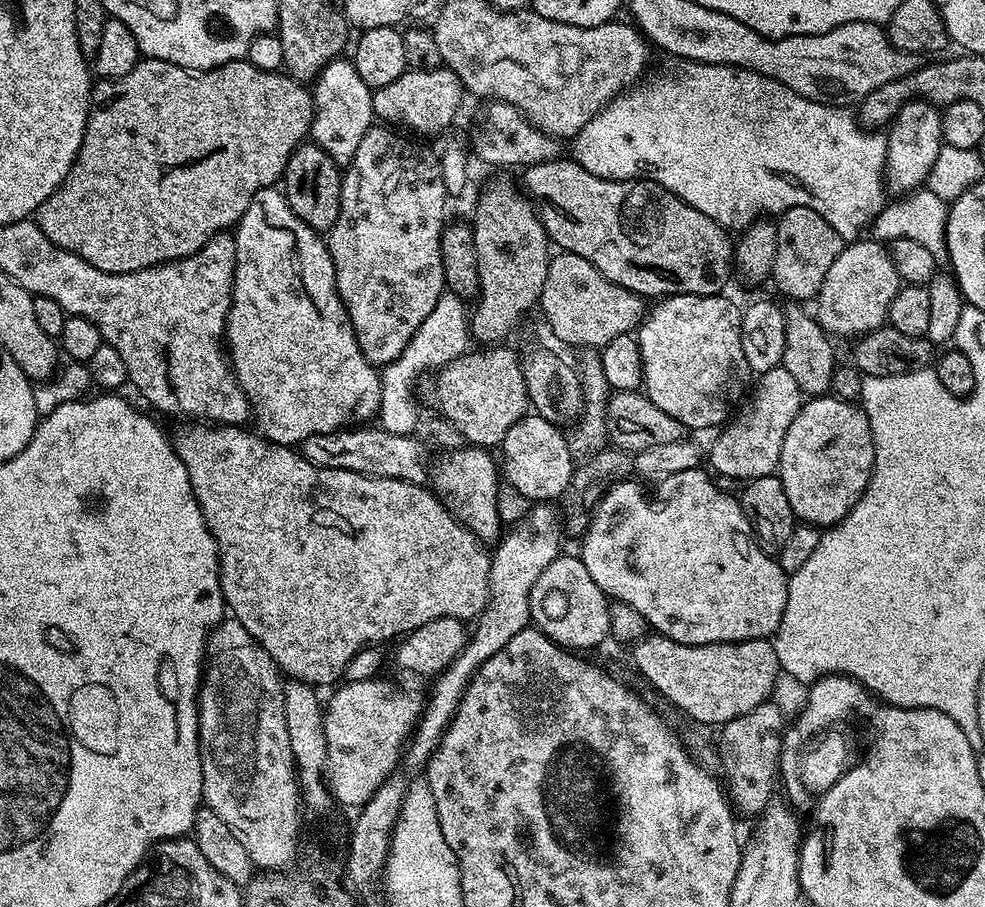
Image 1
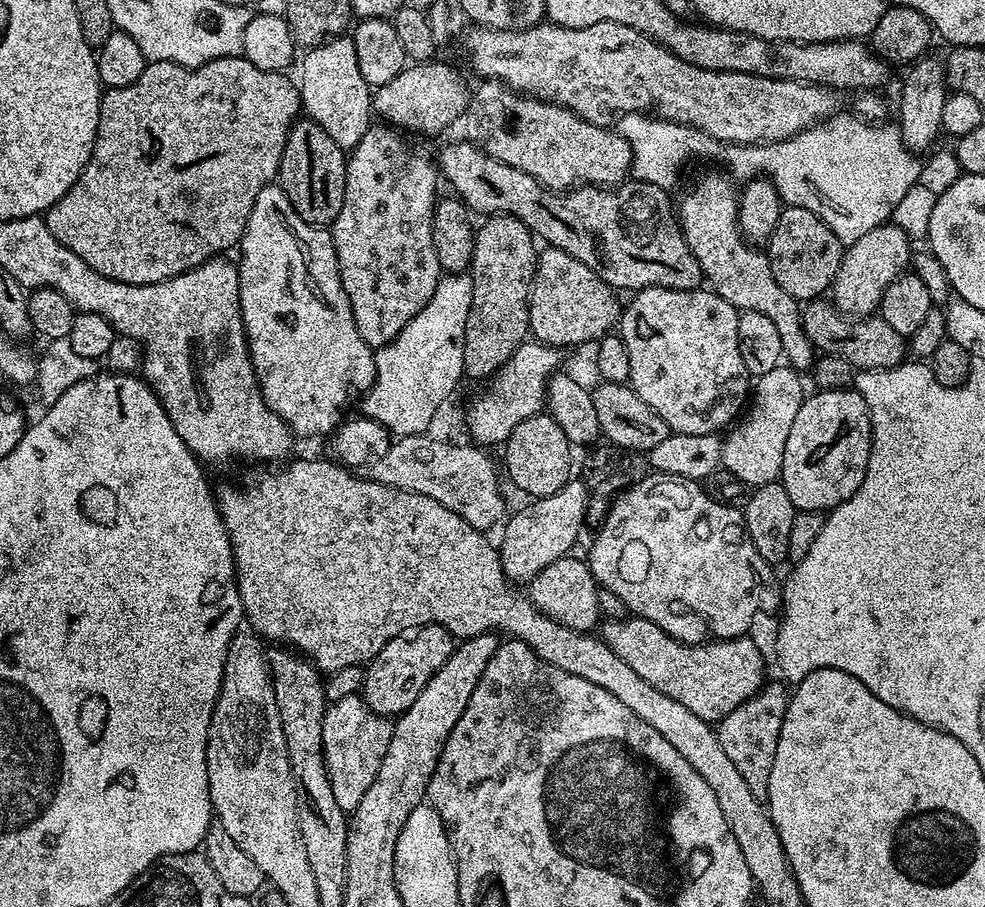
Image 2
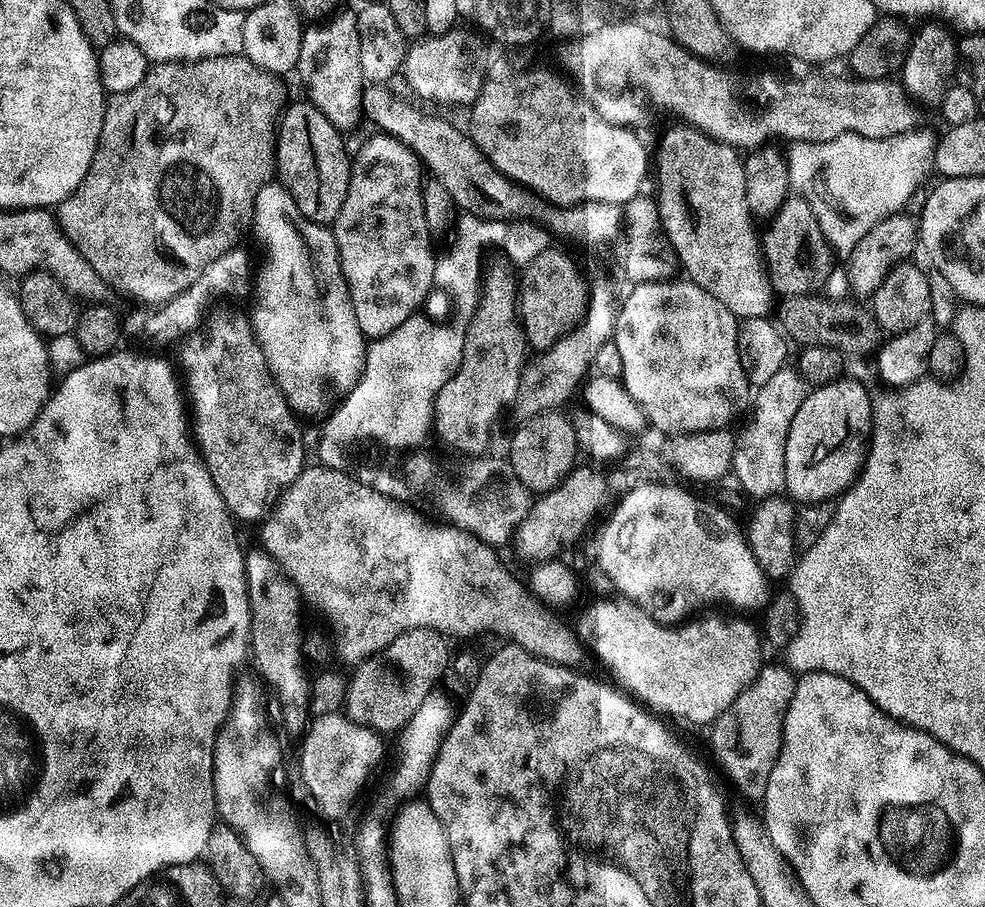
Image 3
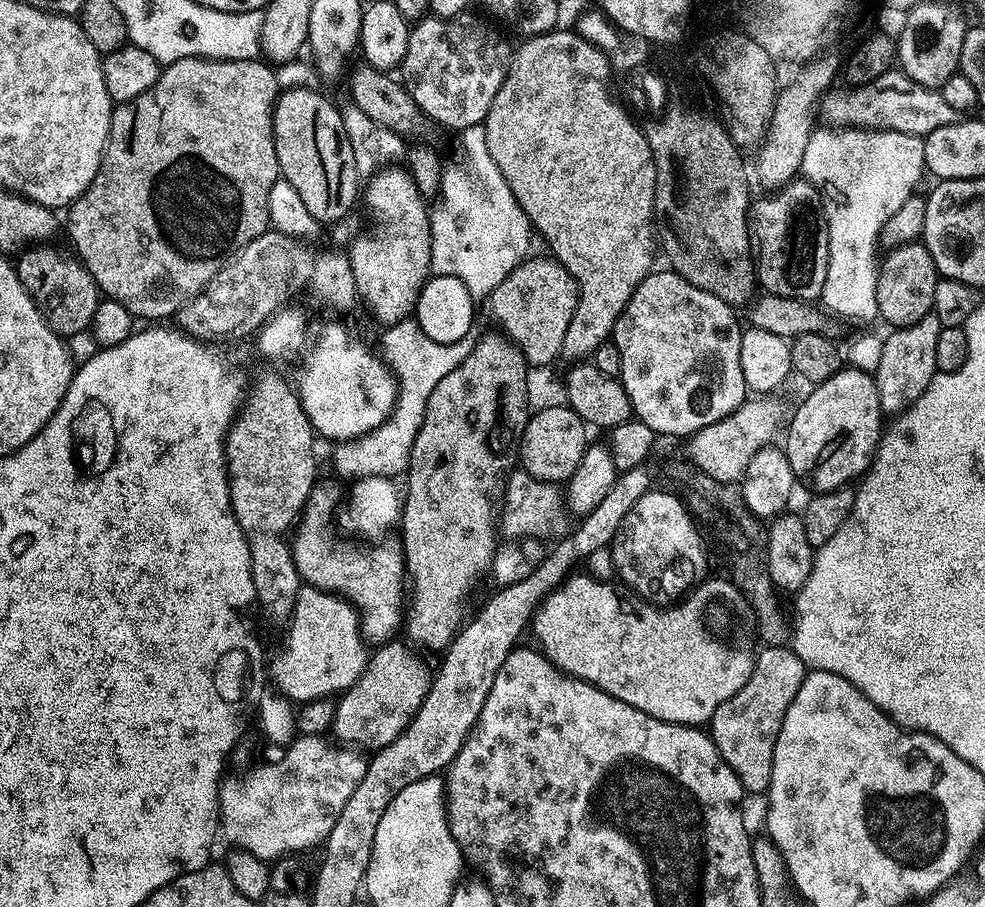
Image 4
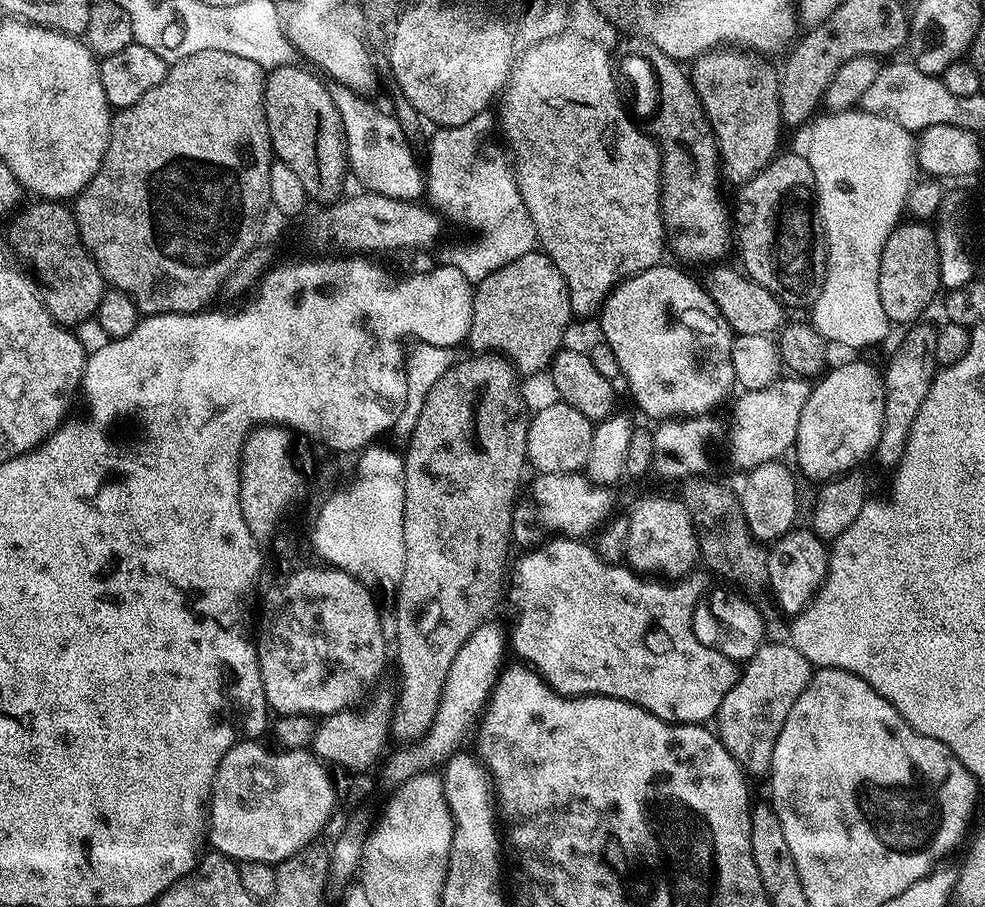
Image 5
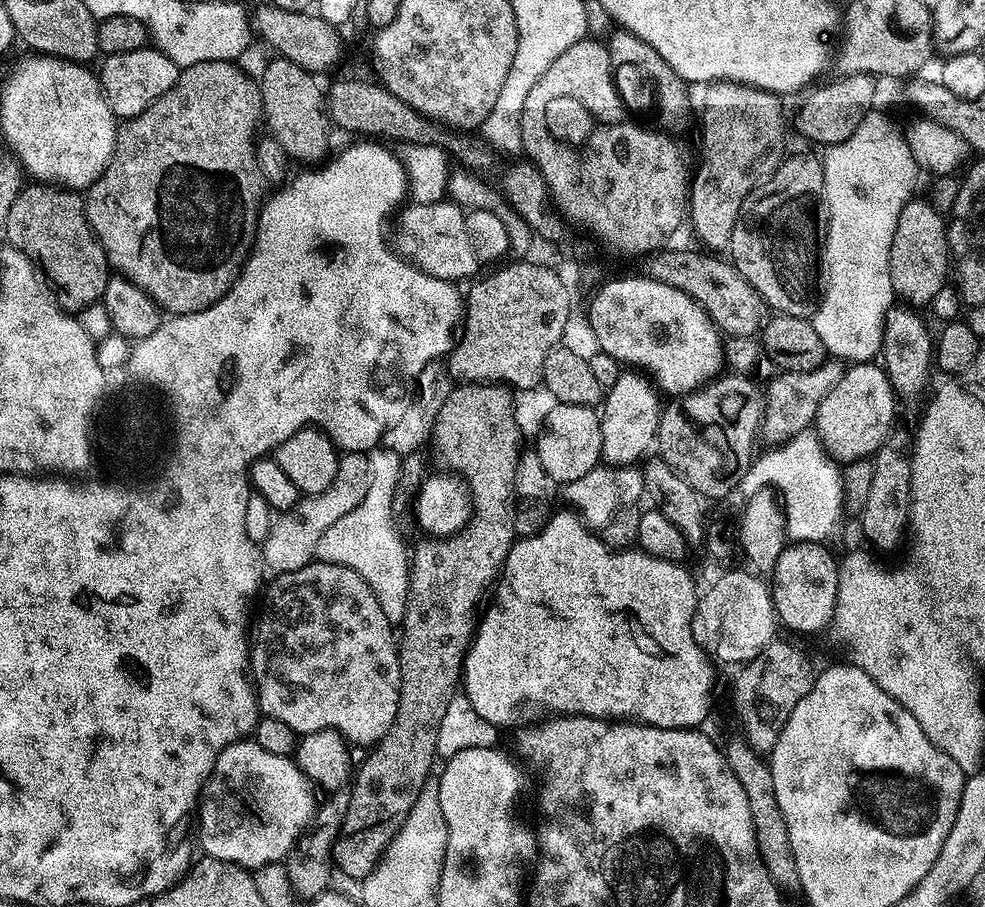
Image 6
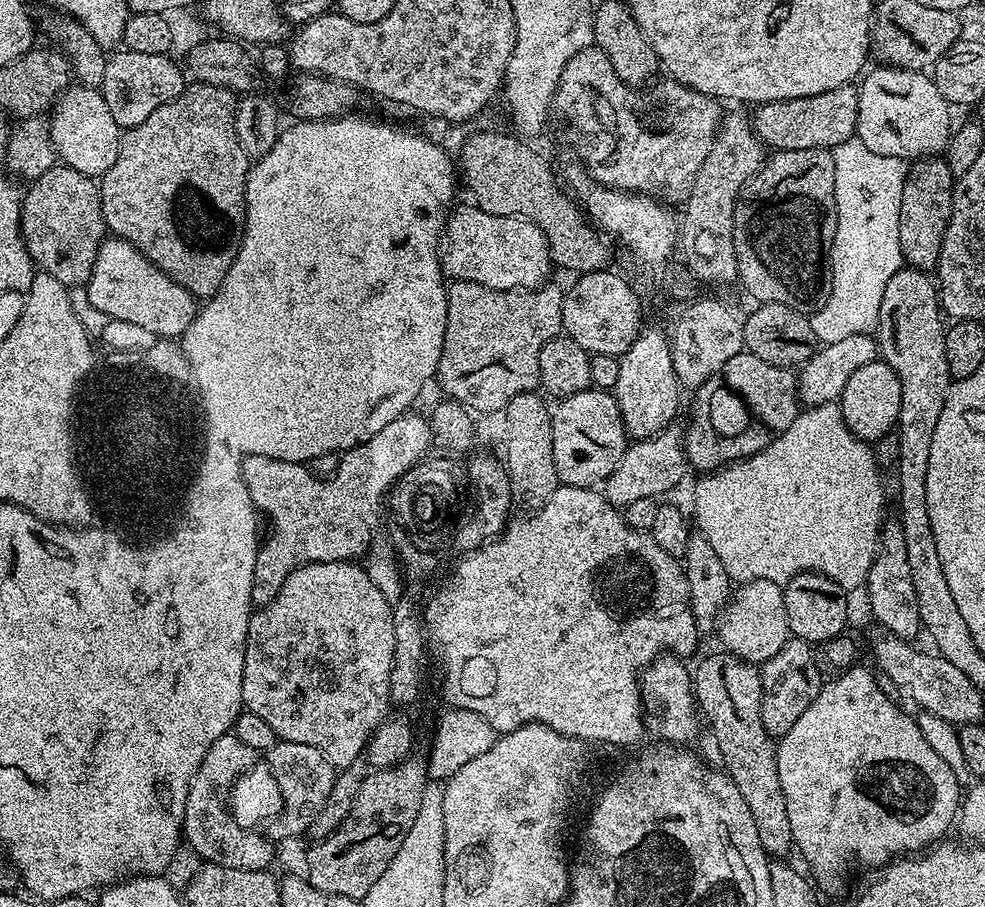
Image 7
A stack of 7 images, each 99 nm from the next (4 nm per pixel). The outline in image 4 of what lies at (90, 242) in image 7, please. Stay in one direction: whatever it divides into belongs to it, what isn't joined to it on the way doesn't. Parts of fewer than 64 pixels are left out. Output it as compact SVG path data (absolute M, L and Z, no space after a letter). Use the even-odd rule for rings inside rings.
M40 242L25 247L25 252L15 257L14 267L22 286L39 306L46 322L59 336L67 338L91 329L94 310L98 310L102 293L79 256L71 251L68 253L60 248L51 248L50 245L48 242Z

